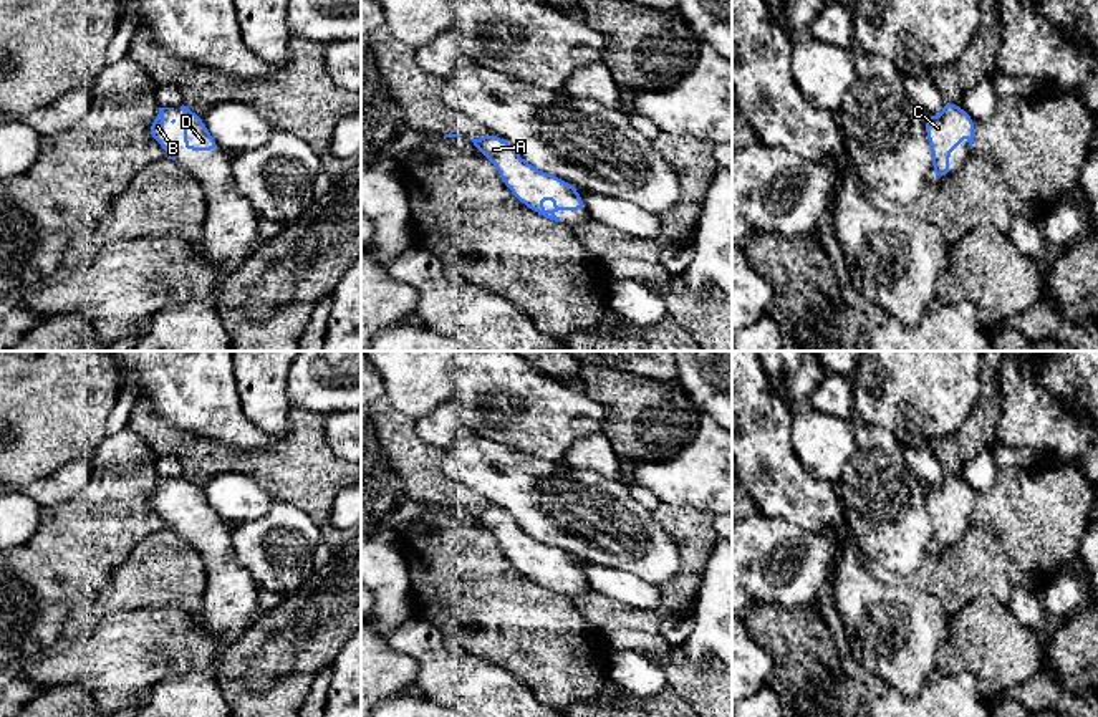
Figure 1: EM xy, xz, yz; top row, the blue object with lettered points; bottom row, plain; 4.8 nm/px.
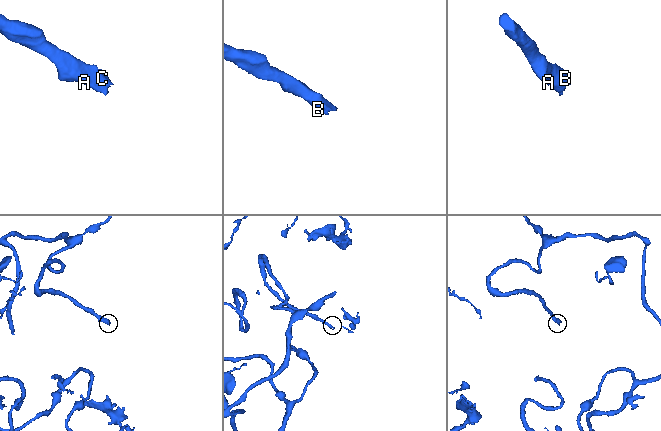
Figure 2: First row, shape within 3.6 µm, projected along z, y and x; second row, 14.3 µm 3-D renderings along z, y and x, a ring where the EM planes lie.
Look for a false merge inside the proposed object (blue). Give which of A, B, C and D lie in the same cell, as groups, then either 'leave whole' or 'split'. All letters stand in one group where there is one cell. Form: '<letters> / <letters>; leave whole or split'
A B C D; leave whole

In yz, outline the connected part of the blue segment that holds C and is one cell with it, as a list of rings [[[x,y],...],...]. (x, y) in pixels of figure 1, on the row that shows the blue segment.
[[[944,101],[939,116],[924,116],[924,126],[934,159],[934,177],[947,177],[952,172],[949,152],[961,147],[964,128],[967,129],[967,142],[972,149],[975,121],[957,104]]]

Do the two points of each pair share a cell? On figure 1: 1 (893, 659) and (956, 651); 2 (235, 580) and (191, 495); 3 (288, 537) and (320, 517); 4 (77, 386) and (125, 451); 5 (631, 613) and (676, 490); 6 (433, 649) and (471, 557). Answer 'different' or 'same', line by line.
1: different
2: same
3: different
4: different
5: different
6: different

